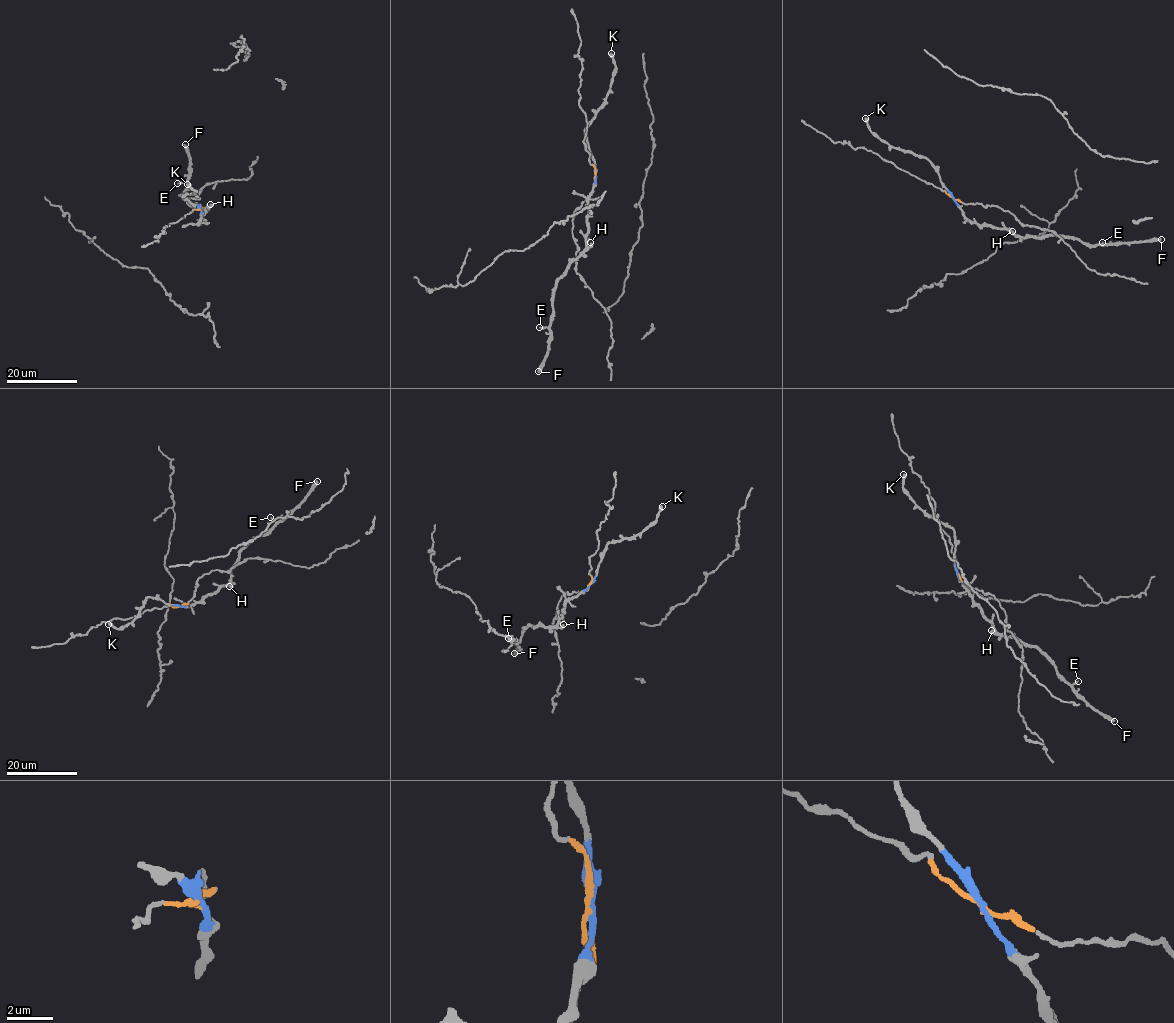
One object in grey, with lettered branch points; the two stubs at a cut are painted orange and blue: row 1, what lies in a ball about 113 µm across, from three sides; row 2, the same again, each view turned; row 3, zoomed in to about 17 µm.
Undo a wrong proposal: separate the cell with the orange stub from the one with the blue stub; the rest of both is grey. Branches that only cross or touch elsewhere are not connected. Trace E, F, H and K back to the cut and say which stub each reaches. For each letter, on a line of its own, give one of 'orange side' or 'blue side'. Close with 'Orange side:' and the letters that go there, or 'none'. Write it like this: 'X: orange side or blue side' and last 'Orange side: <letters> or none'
E: blue side
F: blue side
H: blue side
K: blue side
Orange side: none

